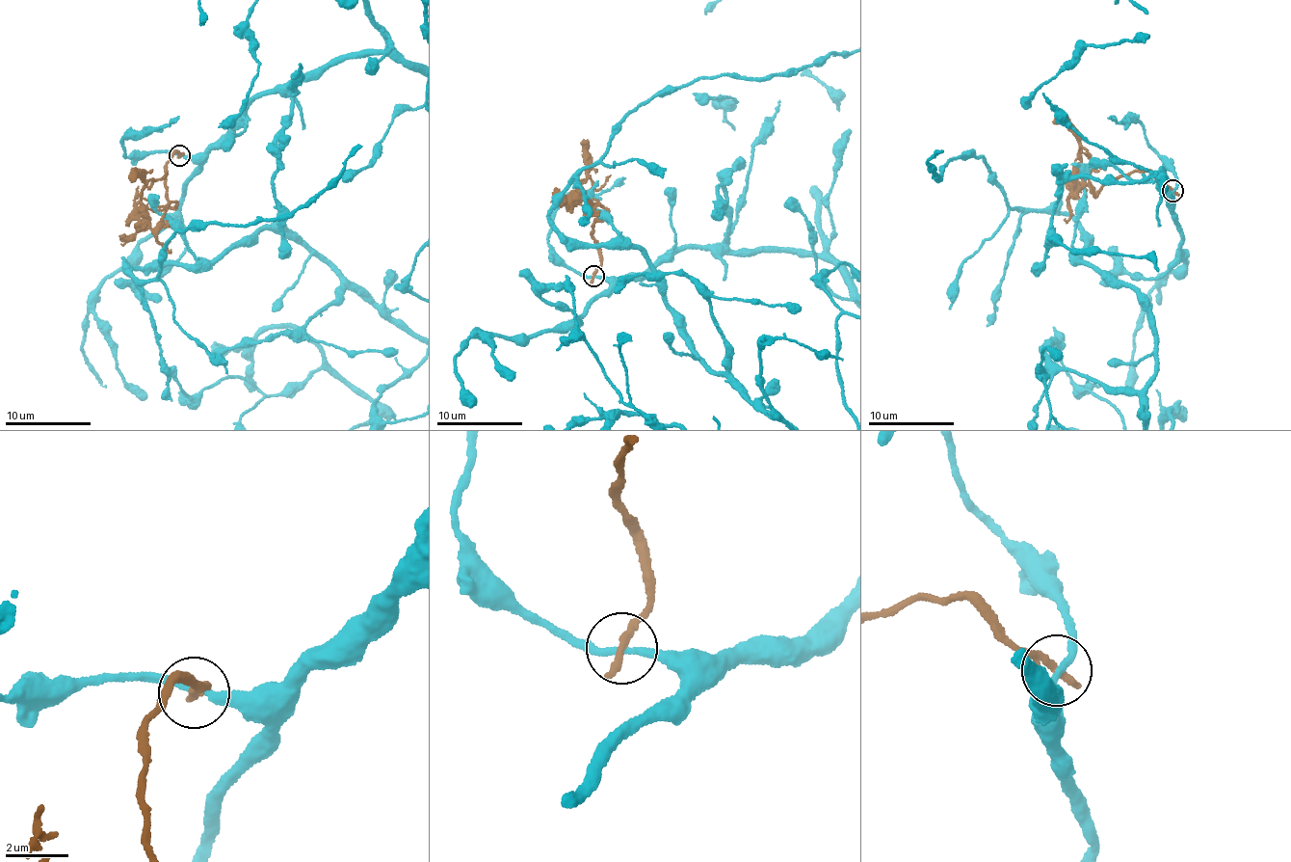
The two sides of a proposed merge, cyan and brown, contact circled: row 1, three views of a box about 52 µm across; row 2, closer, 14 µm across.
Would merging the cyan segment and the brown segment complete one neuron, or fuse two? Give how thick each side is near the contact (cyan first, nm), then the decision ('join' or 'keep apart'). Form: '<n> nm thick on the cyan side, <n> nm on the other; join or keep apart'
220 nm thick on the cyan side, 320 nm on the other; keep apart

